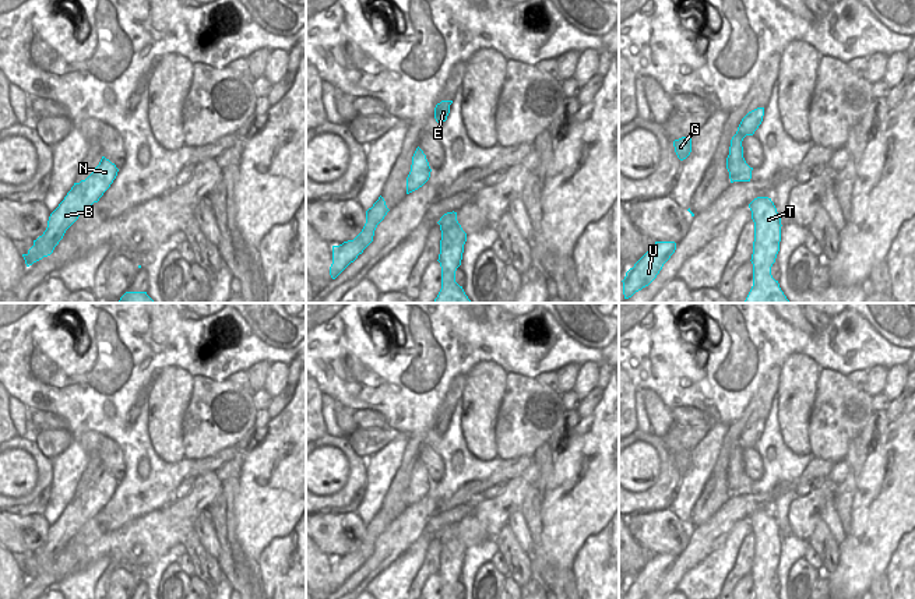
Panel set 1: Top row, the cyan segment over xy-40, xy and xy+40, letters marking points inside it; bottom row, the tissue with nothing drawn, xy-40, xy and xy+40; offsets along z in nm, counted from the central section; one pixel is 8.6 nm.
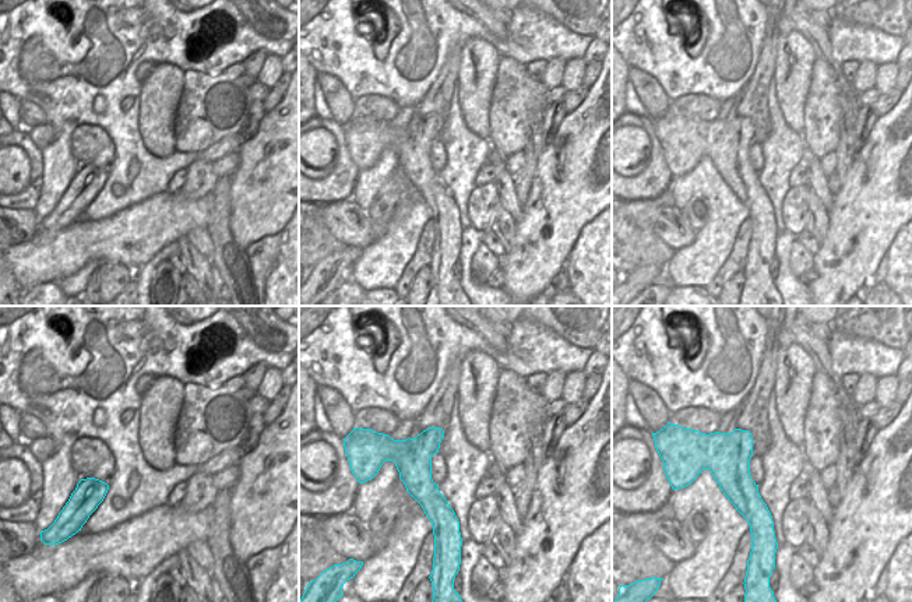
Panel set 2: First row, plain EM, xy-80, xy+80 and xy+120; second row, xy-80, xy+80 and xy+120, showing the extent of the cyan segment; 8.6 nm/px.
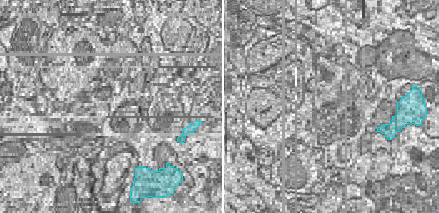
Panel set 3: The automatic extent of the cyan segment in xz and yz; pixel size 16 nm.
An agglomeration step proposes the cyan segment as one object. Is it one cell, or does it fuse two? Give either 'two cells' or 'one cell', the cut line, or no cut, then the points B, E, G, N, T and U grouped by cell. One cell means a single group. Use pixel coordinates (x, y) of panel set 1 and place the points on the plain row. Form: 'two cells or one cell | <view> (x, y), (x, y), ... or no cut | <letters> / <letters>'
two cells | xy+40 (729, 464), (729, 486), (736, 493) | B N U / E G T

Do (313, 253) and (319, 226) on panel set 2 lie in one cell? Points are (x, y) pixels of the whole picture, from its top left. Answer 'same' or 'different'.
different

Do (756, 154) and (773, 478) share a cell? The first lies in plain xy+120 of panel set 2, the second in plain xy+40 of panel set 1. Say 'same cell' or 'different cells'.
different cells

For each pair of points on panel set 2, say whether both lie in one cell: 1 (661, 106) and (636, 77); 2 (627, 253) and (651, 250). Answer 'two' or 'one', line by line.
1: one
2: one

